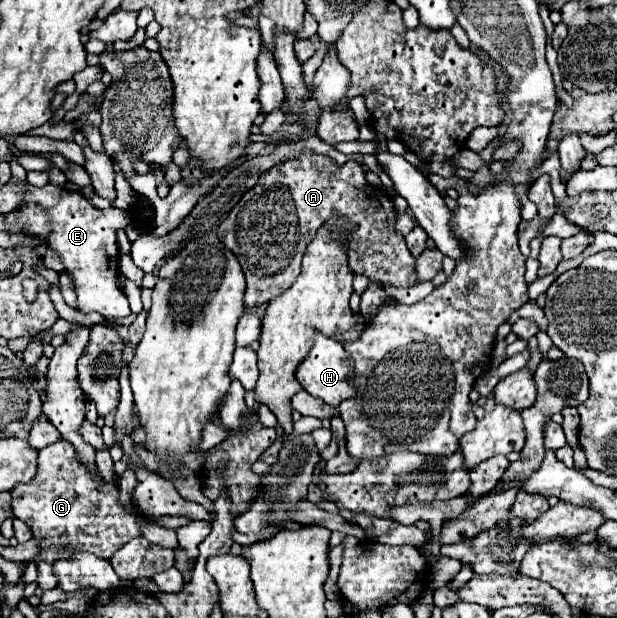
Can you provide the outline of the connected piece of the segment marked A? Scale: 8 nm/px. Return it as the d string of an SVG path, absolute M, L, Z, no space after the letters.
M306 153L300 155L296 161L286 161L284 165L276 165L276 169L264 173L264 177L260 177L260 185L256 185L256 189L250 189L218 227L218 239L238 257L246 275L246 309L258 309L260 305L270 303L292 287L292 283L300 275L302 255L308 243L316 237L318 229L324 227L334 215L342 215L348 221L346 251L350 269L354 273L366 275L378 287L410 287L420 283L416 277L416 259L408 251L404 237L398 235L394 227L398 211L392 197L382 189L372 187L364 177L364 169L356 161L348 161L339 168L337 163L328 157Z

